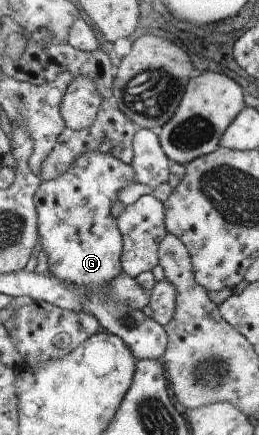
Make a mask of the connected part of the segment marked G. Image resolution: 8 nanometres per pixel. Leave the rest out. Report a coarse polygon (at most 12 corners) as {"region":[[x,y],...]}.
{"region":[[102,151],[39,185],[49,272],[135,358],[169,334],[111,295],[124,273],[115,206],[131,164]]}

